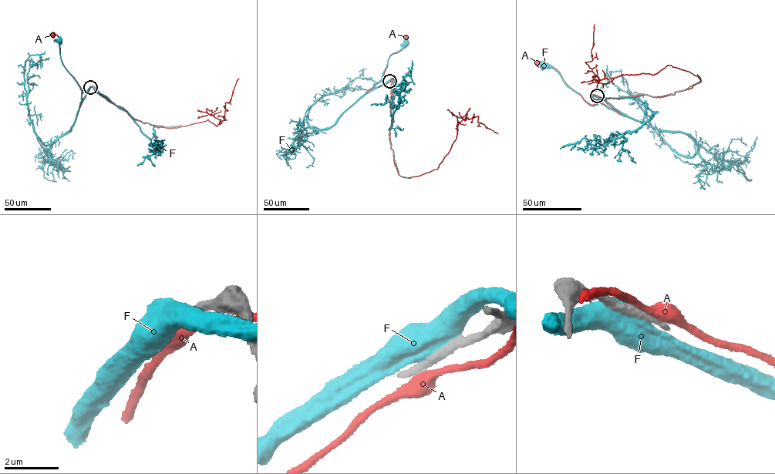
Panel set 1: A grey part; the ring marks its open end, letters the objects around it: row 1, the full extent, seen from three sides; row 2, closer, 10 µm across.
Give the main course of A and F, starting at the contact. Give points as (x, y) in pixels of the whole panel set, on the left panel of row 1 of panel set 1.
A: (90, 87), (82, 99), (83, 91), (63, 65), (59, 38), (52, 35)
F: (90, 86), (80, 104), (82, 92), (62, 63), (60, 40)

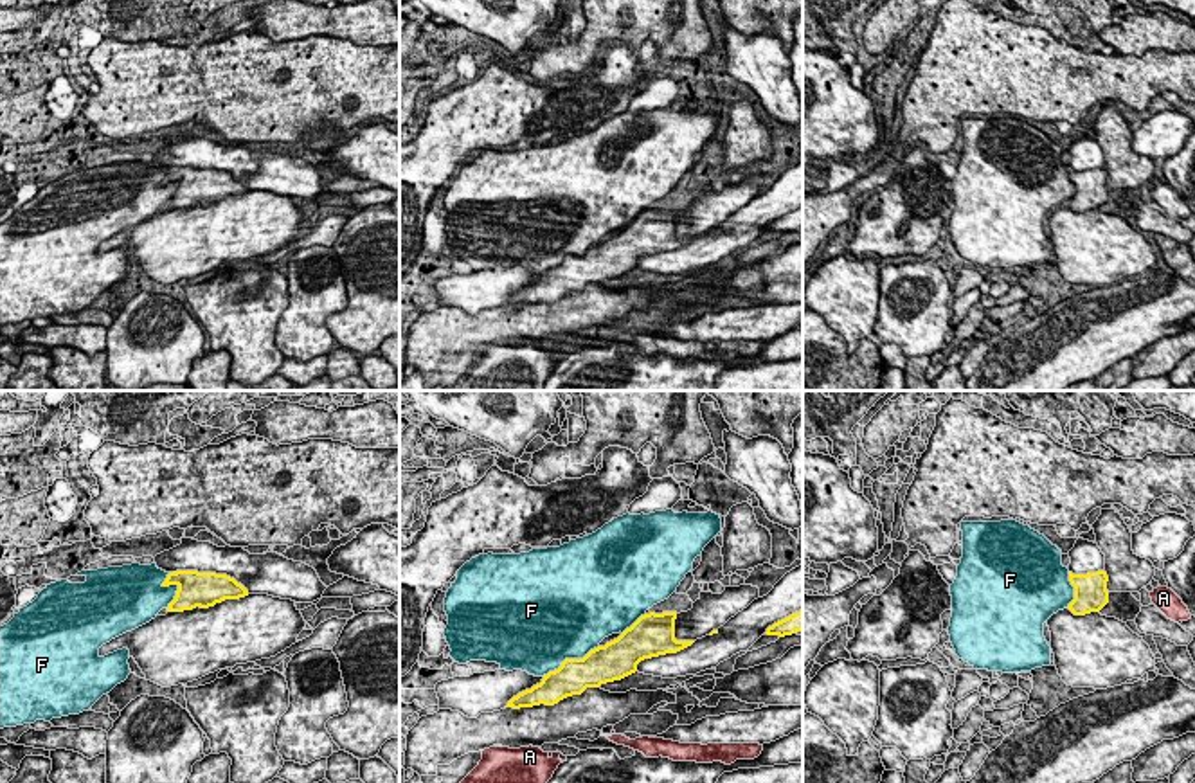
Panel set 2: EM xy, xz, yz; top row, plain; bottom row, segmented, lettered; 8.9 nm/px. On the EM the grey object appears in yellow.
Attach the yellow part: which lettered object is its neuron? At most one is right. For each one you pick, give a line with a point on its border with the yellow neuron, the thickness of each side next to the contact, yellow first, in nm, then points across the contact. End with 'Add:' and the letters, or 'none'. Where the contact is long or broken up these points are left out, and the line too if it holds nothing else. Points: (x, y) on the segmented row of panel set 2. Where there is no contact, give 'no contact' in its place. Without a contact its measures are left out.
Add: none

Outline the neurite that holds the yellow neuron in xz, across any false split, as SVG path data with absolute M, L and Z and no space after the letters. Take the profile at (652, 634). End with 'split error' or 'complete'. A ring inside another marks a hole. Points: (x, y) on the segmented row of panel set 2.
M677 612L644 614L617 639L590 650L583 659L565 659L542 682L513 697L506 707L554 706L560 700L581 695L587 688L621 680L637 671L644 659L677 653L695 641L675 639Z; complete

